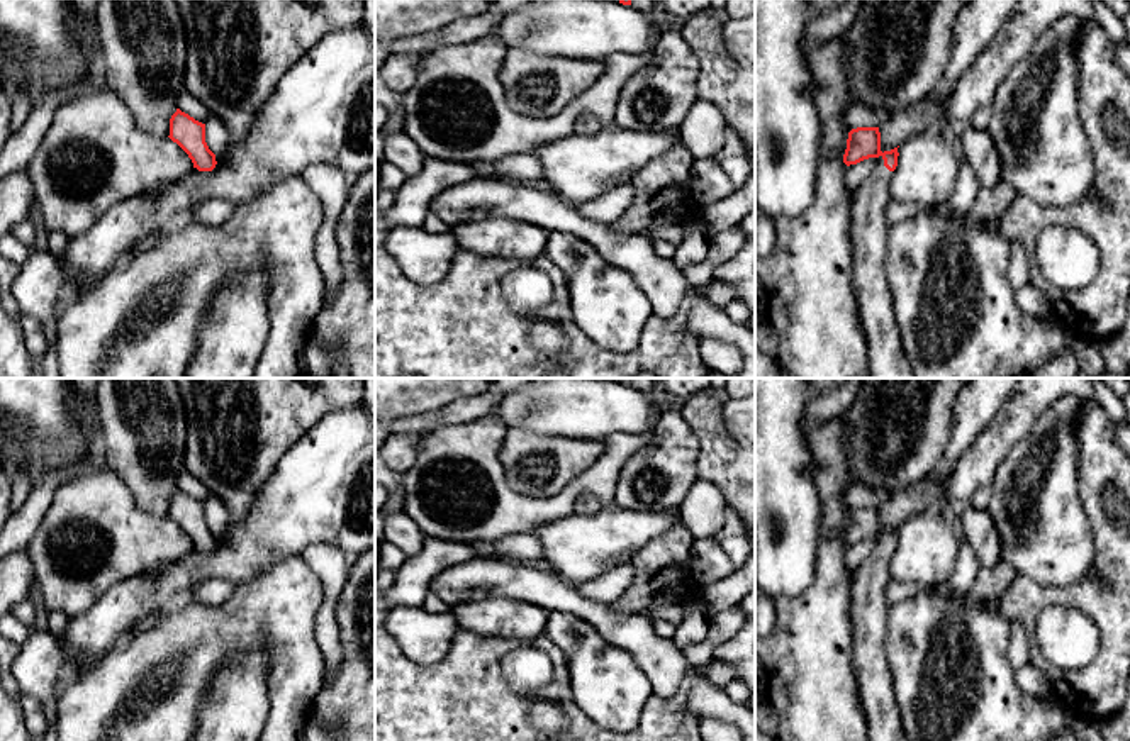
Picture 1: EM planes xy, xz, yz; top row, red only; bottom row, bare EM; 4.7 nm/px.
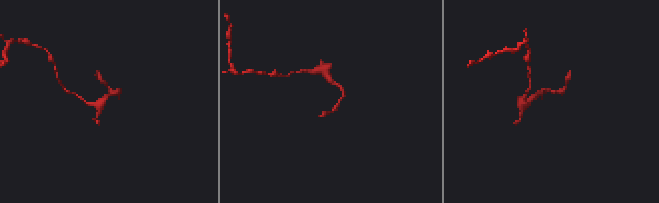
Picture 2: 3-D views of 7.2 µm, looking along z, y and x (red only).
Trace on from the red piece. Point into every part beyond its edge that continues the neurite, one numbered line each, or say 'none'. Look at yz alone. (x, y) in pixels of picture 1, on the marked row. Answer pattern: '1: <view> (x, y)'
1: yz (886, 358)

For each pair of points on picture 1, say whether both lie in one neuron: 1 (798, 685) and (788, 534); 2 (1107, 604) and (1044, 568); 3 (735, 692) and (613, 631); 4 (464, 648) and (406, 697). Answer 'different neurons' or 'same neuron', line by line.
1: different neurons
2: different neurons
3: different neurons
4: same neuron

